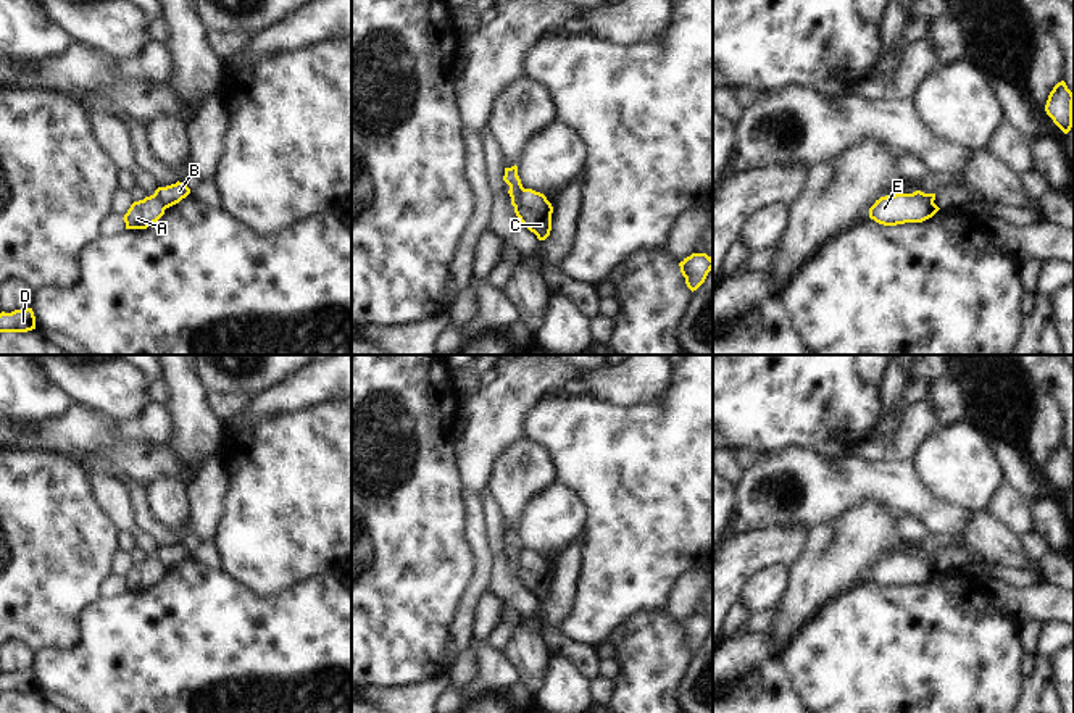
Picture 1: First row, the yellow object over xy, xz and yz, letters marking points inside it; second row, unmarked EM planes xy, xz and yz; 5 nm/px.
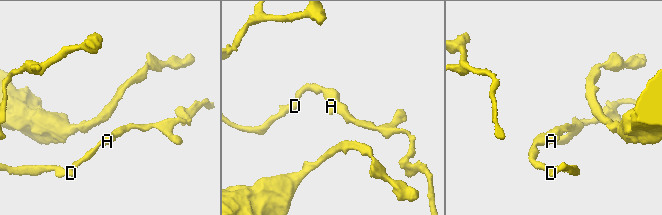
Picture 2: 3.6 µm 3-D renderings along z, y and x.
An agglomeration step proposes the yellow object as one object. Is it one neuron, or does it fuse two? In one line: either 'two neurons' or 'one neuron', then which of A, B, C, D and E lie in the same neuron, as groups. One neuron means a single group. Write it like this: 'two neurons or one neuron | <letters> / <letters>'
two neurons | A D E / B C

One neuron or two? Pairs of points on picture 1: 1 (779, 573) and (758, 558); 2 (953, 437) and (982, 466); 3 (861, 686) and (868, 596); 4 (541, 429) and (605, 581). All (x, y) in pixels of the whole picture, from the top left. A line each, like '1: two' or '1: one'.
1: two
2: one
3: one
4: one

